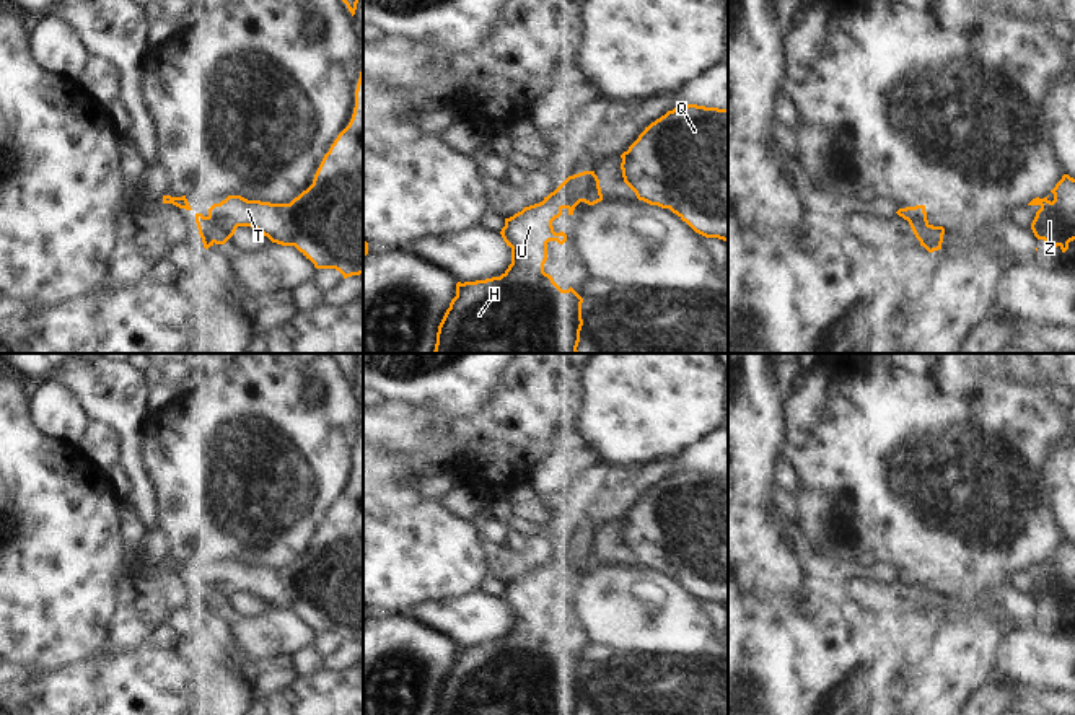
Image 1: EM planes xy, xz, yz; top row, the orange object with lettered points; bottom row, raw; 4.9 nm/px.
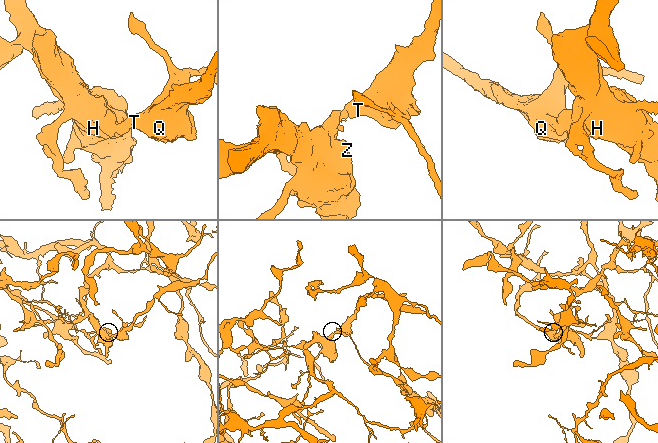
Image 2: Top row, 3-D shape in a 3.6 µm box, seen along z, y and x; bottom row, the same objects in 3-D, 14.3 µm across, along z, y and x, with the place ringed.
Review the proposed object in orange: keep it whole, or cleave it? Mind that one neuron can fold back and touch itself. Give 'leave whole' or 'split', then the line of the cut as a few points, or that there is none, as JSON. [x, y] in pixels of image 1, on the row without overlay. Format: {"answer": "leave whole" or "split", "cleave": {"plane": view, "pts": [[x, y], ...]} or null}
{"answer": "leave whole", "cleave": null}

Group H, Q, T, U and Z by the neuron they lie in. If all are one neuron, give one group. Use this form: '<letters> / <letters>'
H Q T U Z

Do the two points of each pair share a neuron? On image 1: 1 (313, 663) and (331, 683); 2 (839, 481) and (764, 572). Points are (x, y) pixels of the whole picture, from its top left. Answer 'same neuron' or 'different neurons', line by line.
1: different neurons
2: different neurons

